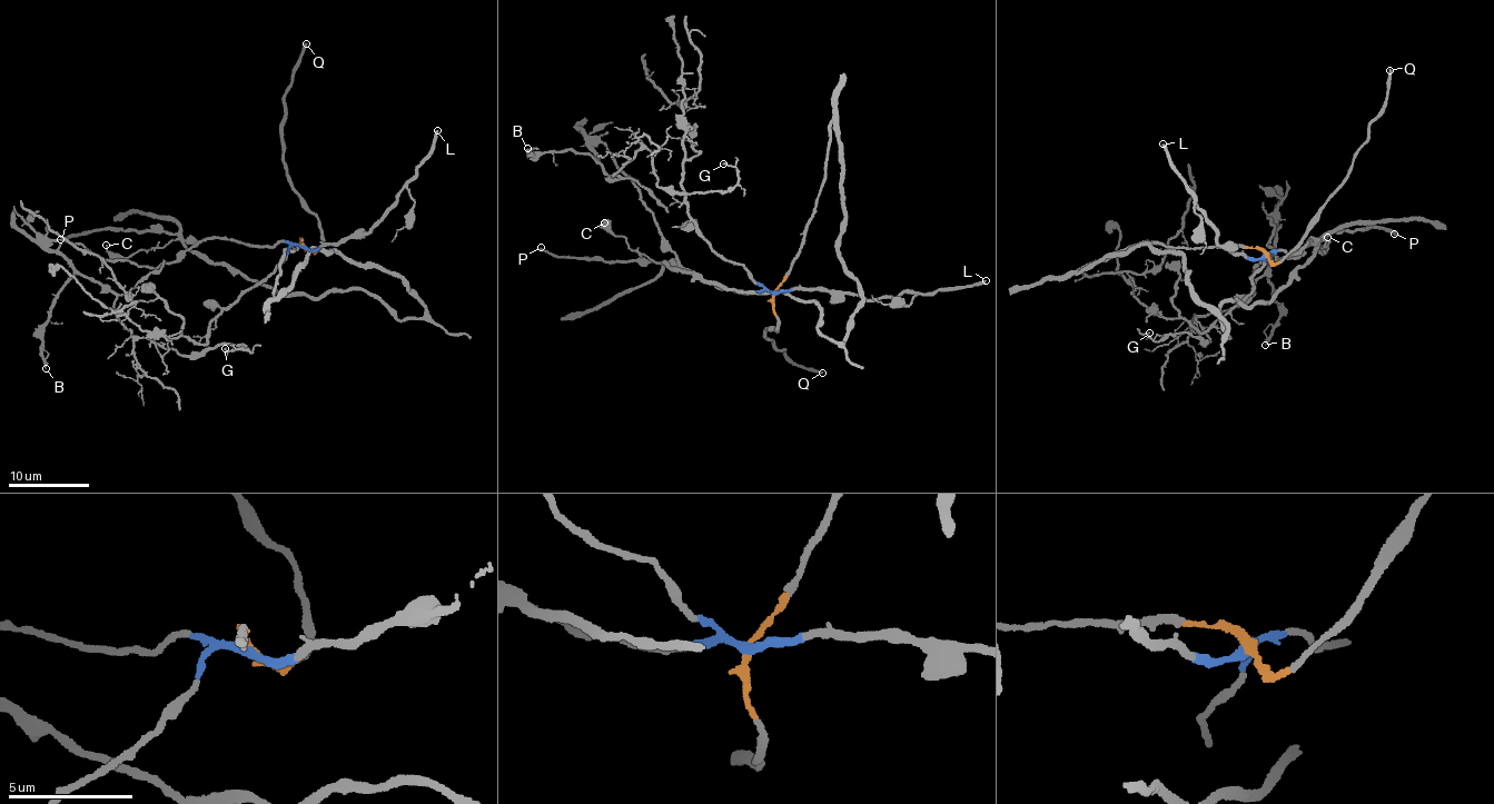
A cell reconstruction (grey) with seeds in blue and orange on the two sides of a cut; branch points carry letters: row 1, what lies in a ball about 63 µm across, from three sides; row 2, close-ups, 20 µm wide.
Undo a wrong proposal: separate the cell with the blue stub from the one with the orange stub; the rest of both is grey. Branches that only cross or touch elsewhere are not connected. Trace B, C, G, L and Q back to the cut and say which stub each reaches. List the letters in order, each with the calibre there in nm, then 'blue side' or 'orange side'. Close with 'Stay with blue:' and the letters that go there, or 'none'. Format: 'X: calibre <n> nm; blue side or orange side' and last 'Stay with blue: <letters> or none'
B: calibre 150 nm; blue side
C: calibre 150 nm; blue side
G: calibre 150 nm; blue side
L: calibre 260 nm; blue side
Q: calibre 240 nm; orange side
Stay with blue: B, C, G, L

